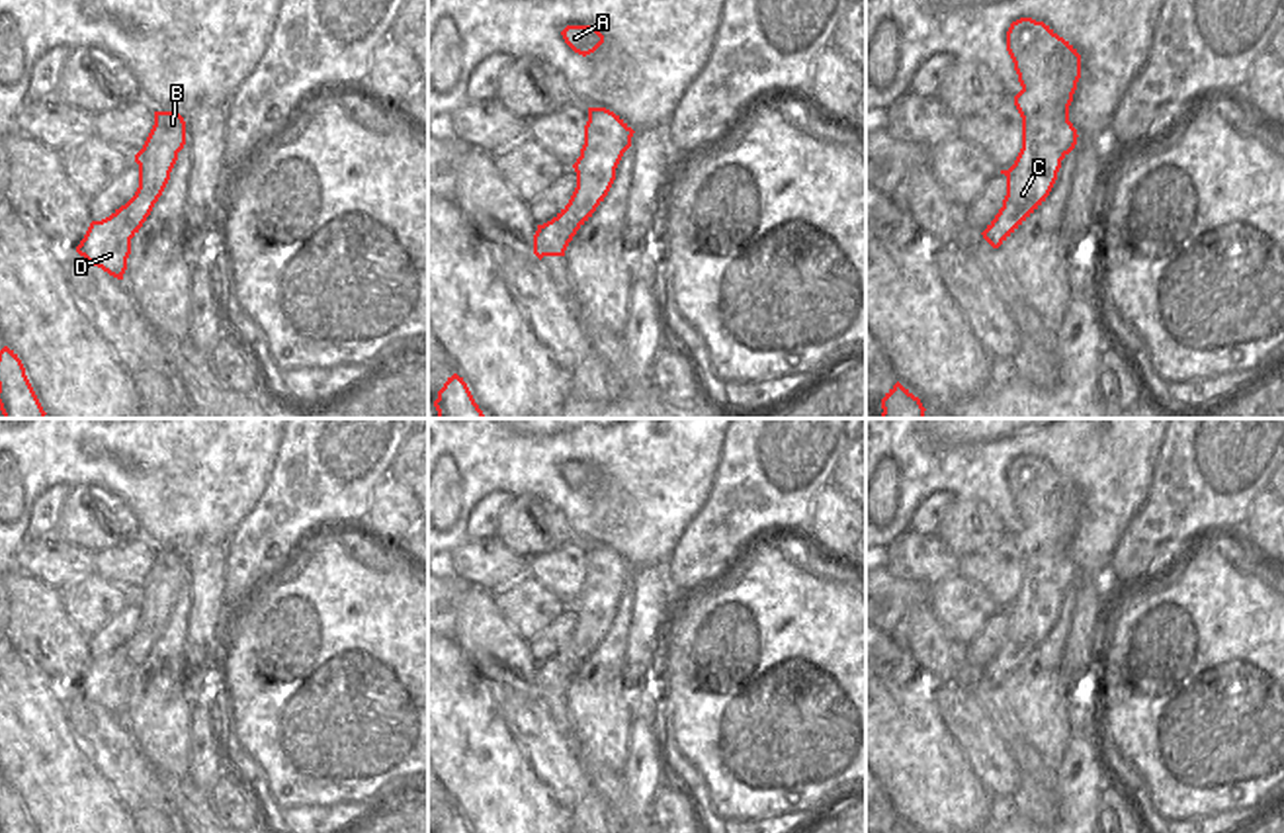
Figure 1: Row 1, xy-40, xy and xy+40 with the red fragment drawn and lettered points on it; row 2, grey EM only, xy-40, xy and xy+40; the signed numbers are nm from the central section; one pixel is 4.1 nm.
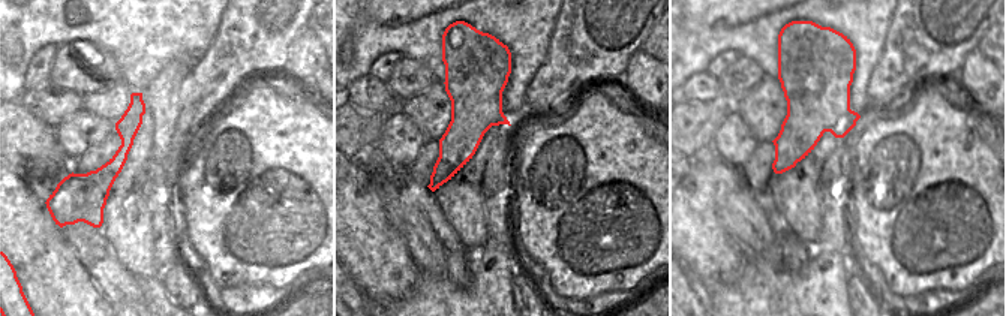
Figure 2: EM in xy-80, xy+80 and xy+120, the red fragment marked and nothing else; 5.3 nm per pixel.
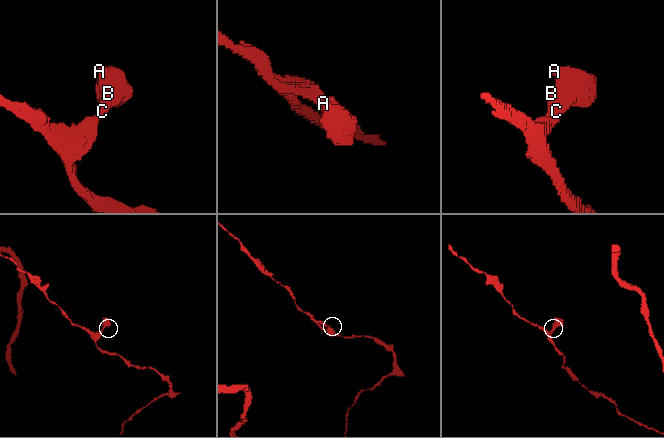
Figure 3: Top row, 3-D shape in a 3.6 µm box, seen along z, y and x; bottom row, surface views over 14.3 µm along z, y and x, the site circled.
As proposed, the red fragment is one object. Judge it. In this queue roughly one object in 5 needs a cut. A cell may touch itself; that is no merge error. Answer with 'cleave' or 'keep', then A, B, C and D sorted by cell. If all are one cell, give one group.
keep; groups A B C D

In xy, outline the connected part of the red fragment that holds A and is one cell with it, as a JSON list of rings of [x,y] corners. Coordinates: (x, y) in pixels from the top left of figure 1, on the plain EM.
[[[567,463],[561,473],[582,495],[594,491],[604,481],[604,473],[594,463]]]

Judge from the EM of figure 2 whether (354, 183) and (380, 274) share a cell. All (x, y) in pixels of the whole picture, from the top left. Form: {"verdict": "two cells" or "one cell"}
{"verdict": "one cell"}

